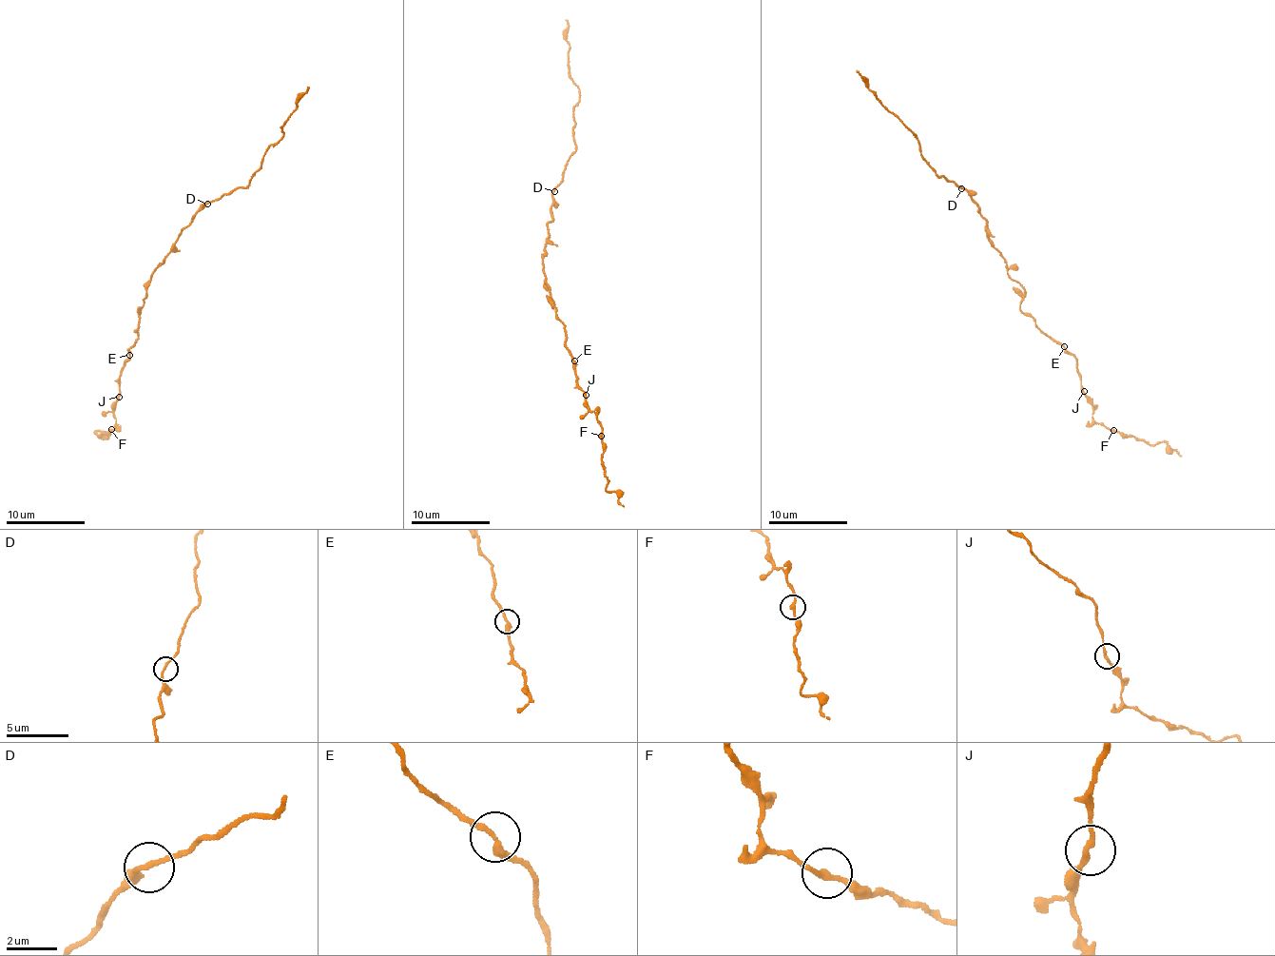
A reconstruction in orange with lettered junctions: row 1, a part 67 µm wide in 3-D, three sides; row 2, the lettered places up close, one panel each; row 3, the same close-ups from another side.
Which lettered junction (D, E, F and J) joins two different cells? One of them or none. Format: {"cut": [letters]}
{"cut": []}

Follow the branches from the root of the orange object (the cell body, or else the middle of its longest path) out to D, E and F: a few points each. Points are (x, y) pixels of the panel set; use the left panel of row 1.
D: (152, 276), (154, 267), (170, 251), (183, 228), (192, 222), (196, 210), (207, 204)
E: (152, 276), (141, 307), (135, 330), (137, 340), (127, 350), (129, 355)
F: (152, 276), (141, 307), (137, 340), (127, 349), (122, 366), (115, 428), (111, 430)

